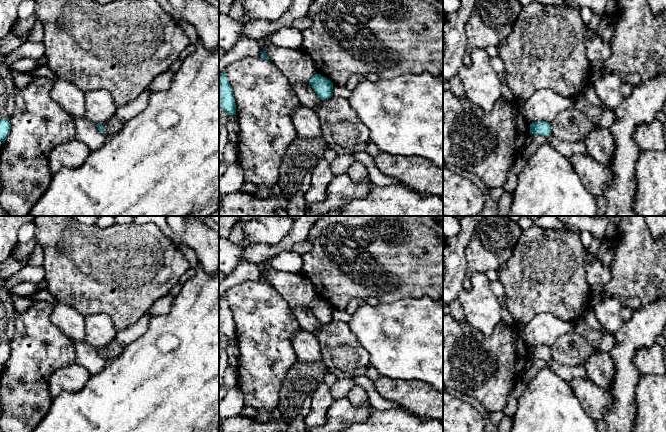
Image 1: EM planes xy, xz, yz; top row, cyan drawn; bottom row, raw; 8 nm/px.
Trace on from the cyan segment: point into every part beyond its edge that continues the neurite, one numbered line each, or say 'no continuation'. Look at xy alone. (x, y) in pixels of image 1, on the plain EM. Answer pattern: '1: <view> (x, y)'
1: xy (113, 349)

